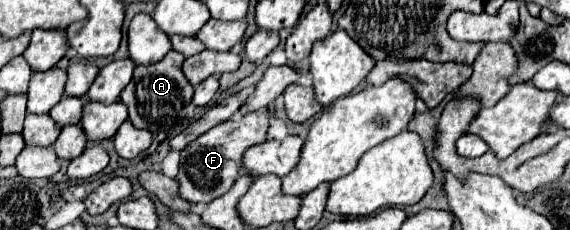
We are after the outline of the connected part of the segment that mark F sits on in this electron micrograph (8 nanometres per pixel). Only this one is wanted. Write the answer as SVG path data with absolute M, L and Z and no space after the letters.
M269 108L261 112L249 112L239 120L225 120L223 124L217 124L187 144L187 148L181 150L181 168L175 178L179 182L179 196L189 202L211 202L223 196L241 174L241 158L245 150L253 144L265 142L269 122L273 118L275 114Z

